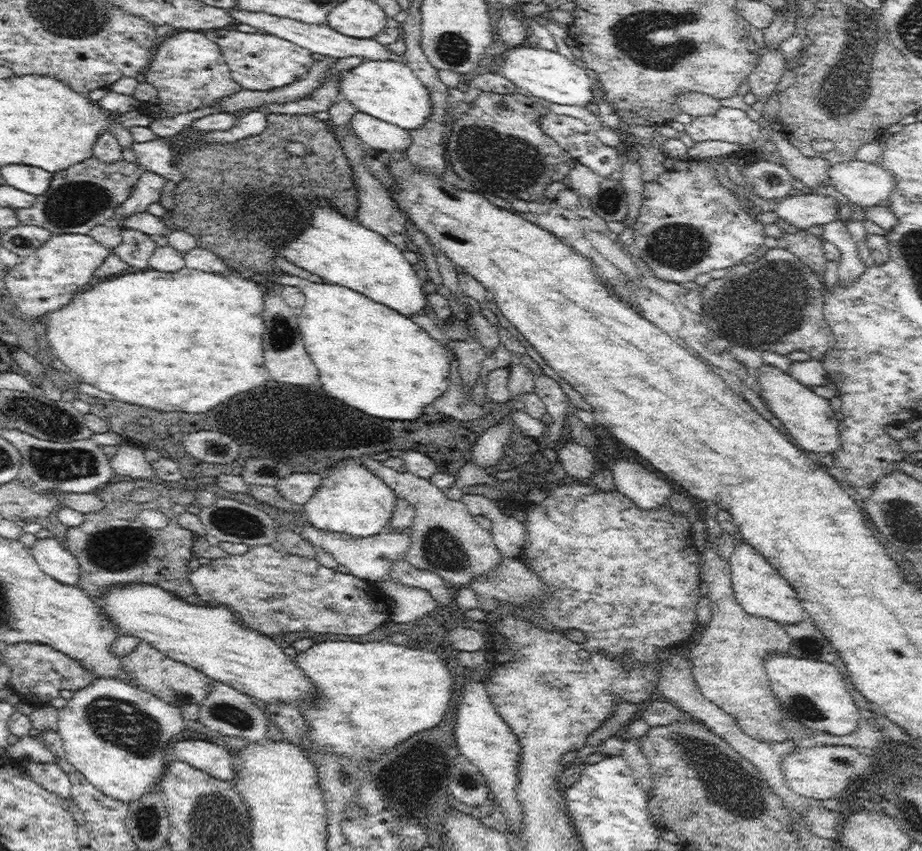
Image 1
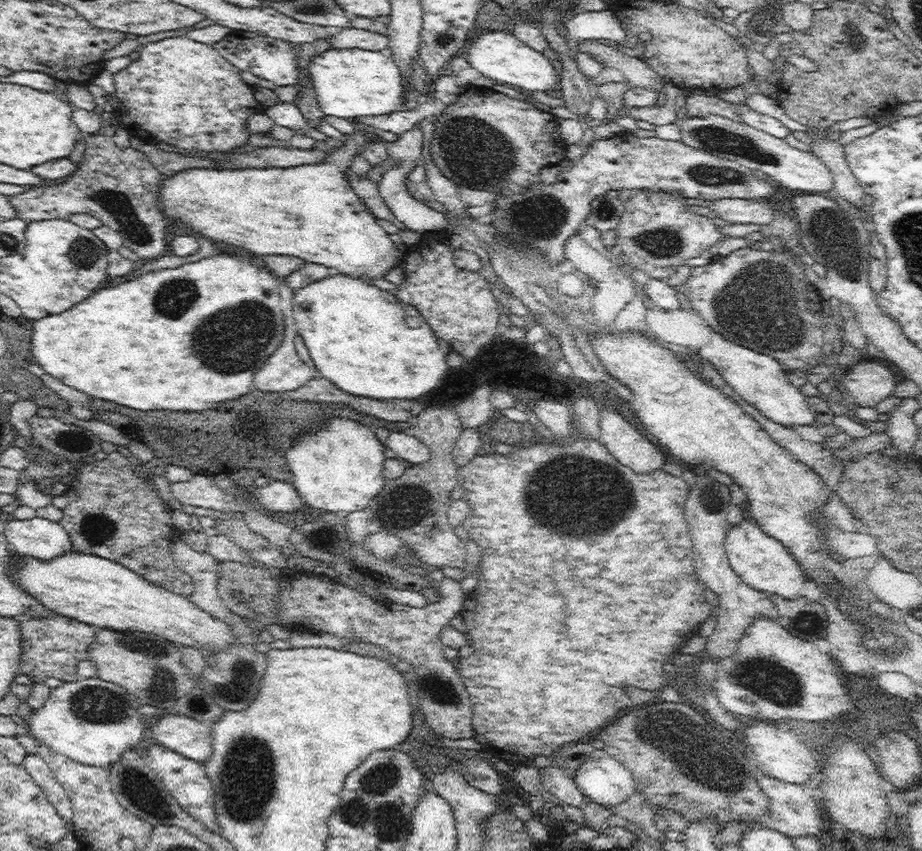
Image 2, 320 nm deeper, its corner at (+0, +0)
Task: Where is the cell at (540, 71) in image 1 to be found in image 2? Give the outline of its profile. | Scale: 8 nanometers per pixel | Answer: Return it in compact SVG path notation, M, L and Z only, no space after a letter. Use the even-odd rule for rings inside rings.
M507 31L475 32L466 46L467 61L485 77L511 84L514 88L520 87L547 94L555 94L556 83L560 84L558 73L550 63L552 60Z

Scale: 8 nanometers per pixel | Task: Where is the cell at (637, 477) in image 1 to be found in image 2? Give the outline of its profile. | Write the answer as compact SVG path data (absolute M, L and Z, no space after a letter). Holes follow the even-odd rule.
M610 406L604 407L599 423L599 442L616 457L616 461L642 474L663 468L662 449L642 436L620 412Z

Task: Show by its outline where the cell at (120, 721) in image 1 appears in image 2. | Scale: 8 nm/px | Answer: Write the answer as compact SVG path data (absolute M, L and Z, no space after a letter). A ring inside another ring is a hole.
M97 676L77 678L75 681L63 682L60 686L51 689L48 700L39 709L31 712L26 724L40 744L52 748L57 754L66 755L88 766L109 768L125 750L139 749L138 743L142 740L144 729L147 727L142 722L142 716L138 714L140 705L142 705L141 701L134 694L130 694L113 682L100 680Z

